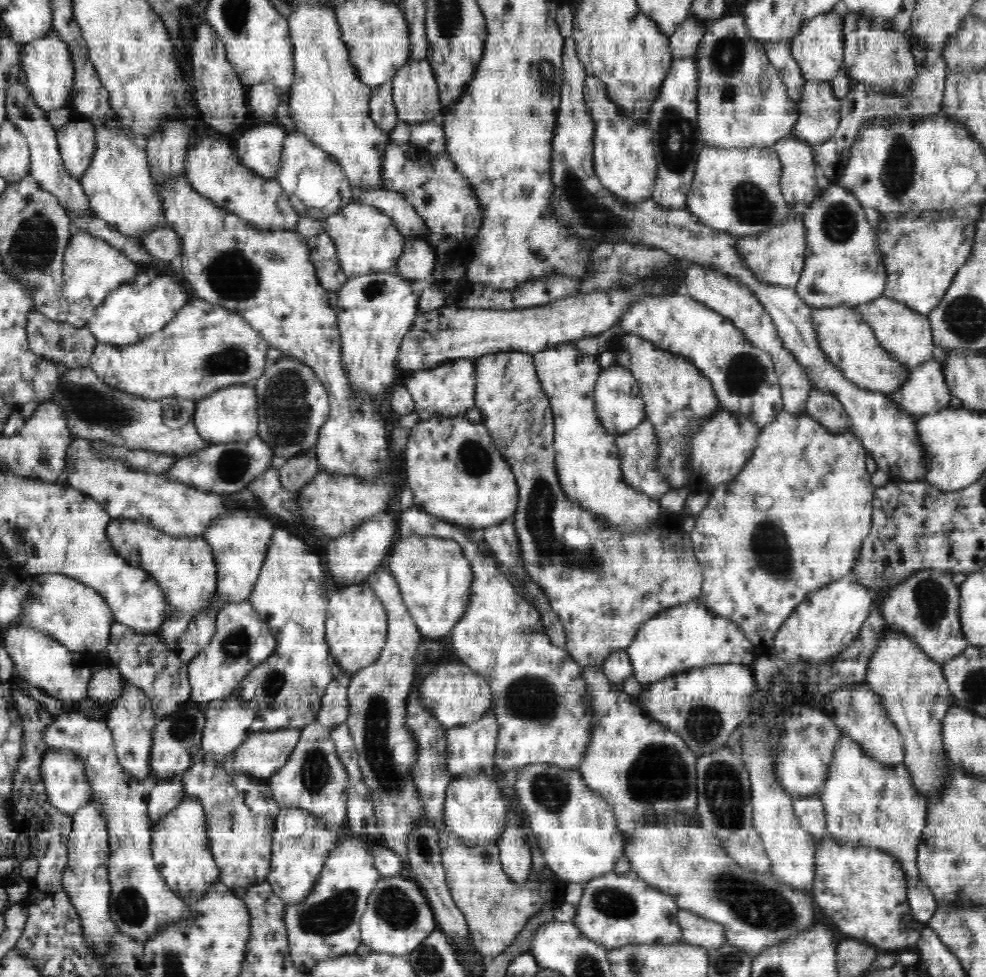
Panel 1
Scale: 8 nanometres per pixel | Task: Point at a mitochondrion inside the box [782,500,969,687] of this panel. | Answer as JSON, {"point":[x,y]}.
{"point":[931,598]}

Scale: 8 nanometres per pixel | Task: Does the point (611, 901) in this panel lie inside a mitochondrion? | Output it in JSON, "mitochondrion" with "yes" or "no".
{"mitochondrion":"yes"}

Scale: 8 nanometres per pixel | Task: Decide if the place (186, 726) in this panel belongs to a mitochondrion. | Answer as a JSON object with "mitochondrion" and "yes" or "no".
{"mitochondrion":"yes"}

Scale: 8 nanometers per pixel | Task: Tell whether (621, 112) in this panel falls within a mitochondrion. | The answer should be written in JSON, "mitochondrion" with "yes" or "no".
{"mitochondrion":"no"}

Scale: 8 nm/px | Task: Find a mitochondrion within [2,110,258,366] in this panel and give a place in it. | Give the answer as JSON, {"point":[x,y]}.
{"point":[34,245]}

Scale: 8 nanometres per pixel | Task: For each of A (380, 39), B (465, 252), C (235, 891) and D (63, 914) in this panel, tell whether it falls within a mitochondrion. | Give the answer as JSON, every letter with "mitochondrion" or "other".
{"A":"other","B":"other","C":"other","D":"other"}

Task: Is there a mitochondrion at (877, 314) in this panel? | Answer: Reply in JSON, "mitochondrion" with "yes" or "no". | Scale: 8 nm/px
{"mitochondrion":"no"}

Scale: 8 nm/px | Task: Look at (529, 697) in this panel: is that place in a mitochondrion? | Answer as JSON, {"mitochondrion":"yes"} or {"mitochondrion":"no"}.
{"mitochondrion":"yes"}

